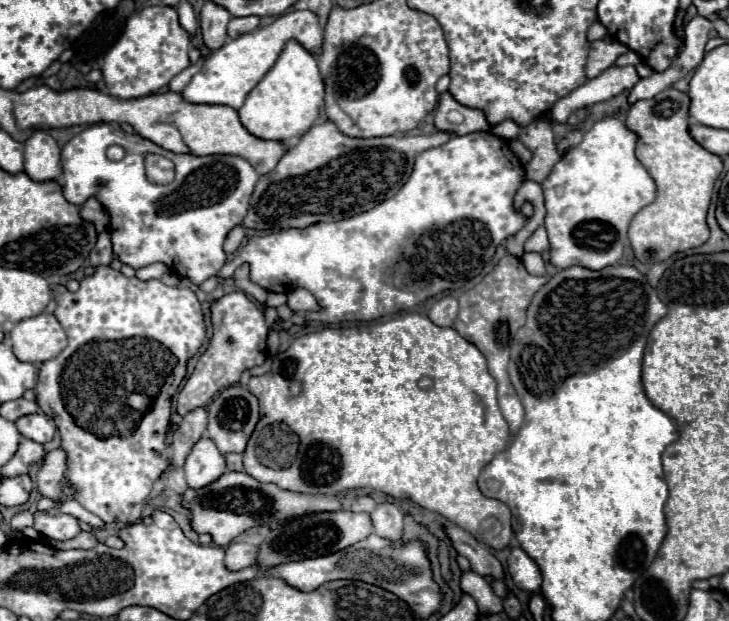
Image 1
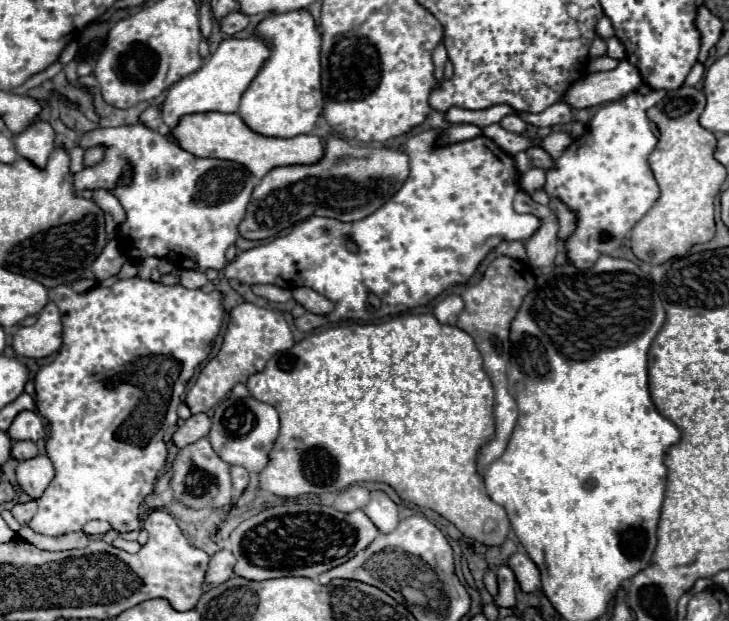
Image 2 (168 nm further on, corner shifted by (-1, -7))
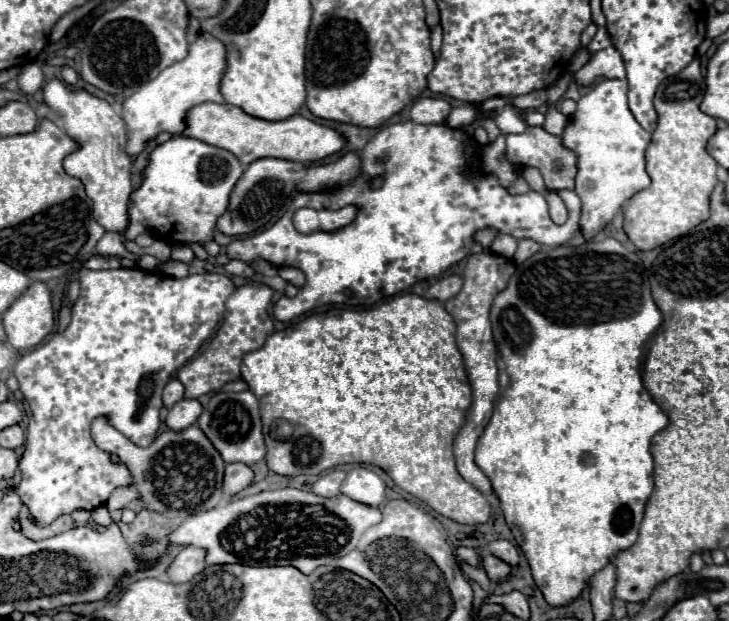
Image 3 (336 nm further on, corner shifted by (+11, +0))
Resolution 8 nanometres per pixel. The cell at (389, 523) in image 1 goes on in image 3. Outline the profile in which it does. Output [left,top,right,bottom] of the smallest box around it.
[340,468,386,506]

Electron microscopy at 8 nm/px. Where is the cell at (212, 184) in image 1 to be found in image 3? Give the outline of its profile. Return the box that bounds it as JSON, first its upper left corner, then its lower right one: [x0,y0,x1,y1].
[126,136,242,244]

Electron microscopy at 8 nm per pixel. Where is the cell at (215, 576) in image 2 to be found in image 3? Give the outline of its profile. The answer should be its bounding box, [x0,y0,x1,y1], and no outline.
[166,548,204,584]

